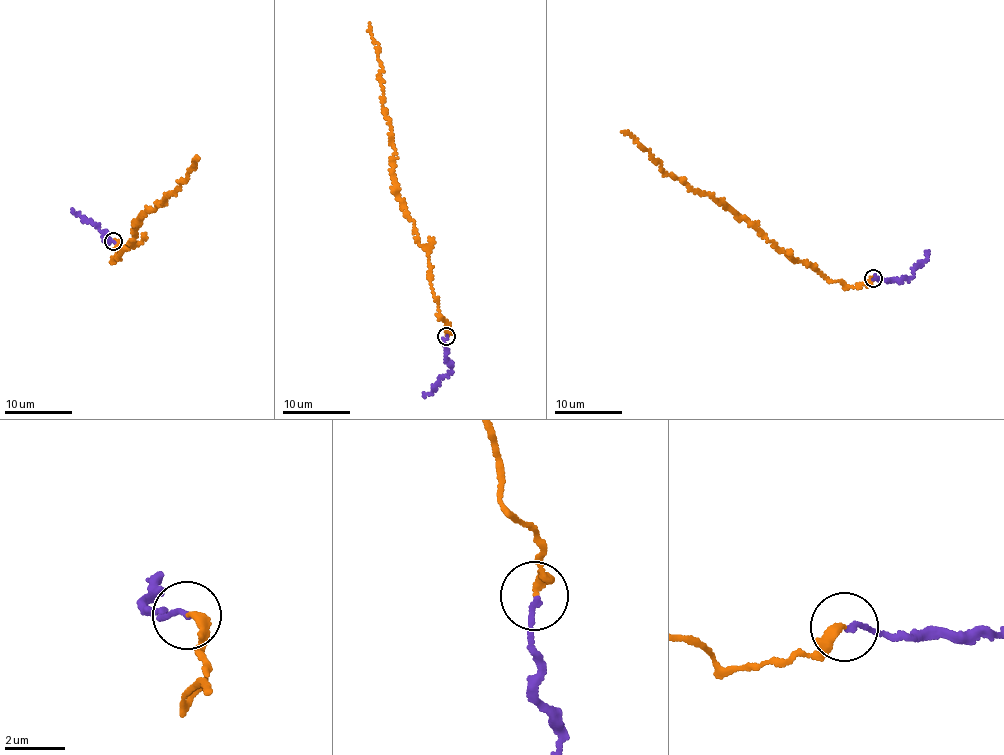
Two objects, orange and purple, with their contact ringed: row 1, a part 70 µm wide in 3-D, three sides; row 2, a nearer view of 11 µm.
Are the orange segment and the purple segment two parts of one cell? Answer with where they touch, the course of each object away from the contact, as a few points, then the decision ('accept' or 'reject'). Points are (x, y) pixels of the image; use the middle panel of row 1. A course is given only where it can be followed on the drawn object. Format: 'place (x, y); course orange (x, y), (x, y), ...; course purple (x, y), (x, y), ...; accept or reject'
place (446, 336); course orange (446, 337), (429, 274), (428, 251), (397, 196), (390, 121), (368, 23); course purple (446, 337), (451, 374), (433, 388), (433, 392), (425, 395); accept

